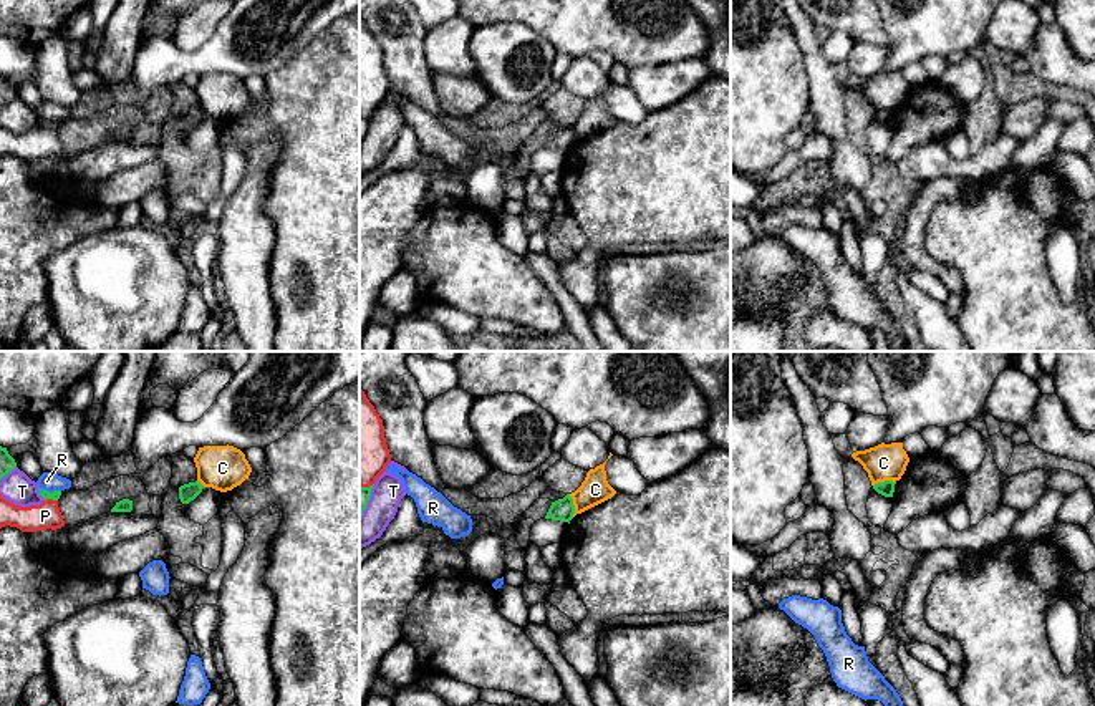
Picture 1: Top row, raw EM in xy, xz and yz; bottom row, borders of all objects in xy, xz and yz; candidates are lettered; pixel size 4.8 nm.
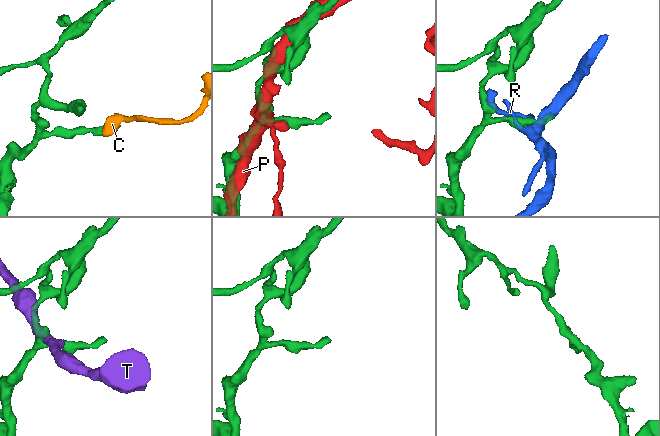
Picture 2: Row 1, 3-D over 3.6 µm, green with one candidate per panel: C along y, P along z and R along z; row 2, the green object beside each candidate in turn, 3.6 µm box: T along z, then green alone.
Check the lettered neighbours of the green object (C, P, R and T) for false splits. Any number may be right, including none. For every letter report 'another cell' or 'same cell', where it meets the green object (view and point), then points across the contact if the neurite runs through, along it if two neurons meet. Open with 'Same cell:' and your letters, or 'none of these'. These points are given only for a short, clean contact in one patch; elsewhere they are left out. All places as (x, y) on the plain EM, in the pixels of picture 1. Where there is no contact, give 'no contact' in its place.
Same cell: none of these
C: another cell; meets green in xz at (574, 135); border along xz (569, 123), (574, 133), (574, 145)
P: another cell; meets green in xy at (50, 126)
R: another cell; meets green in xy at (50, 121)
T: another cell; meets green in xy at (40, 123); border along xy (38, 118), (45, 128)

